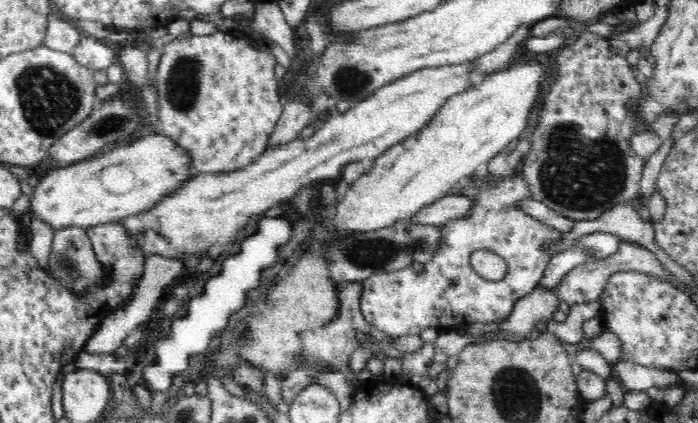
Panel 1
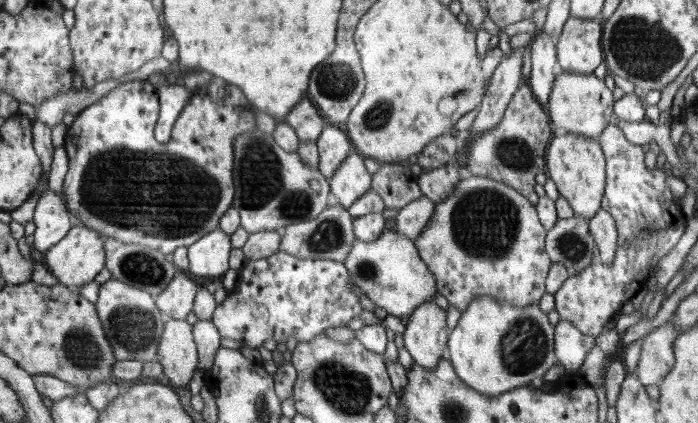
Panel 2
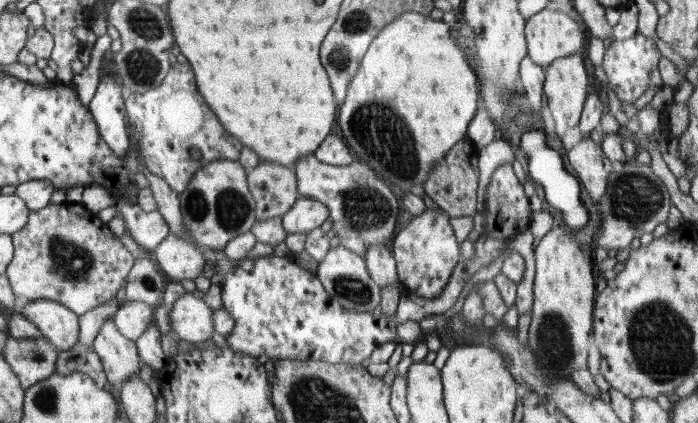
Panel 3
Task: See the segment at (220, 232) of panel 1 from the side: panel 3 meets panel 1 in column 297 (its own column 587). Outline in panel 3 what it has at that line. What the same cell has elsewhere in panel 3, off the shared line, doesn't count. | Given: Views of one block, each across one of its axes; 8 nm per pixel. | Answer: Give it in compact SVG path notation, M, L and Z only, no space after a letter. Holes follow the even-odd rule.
M590 138L582 139L567 155L576 170L579 184L594 202L598 202L606 192L608 178L616 165L604 154L601 144Z

